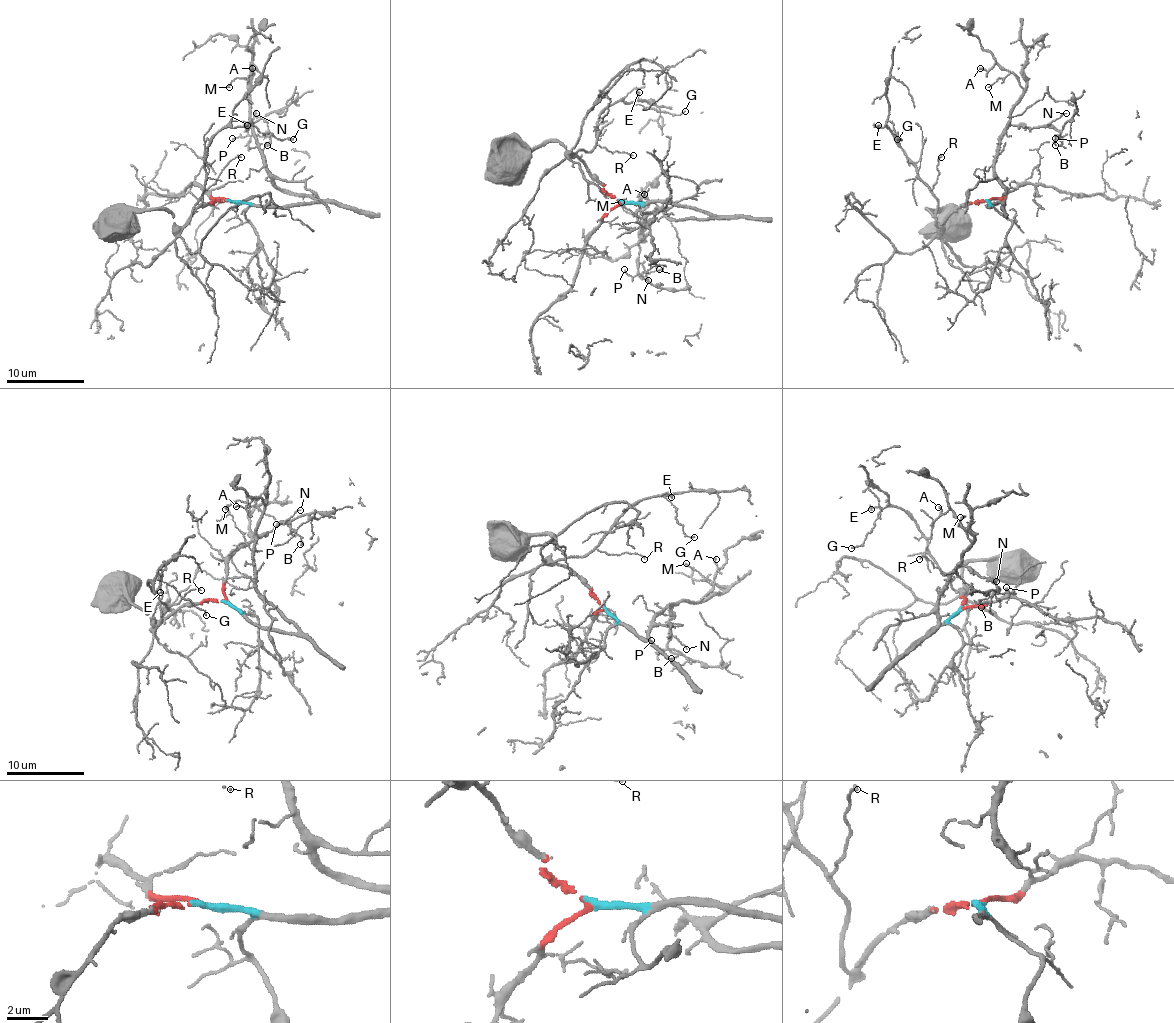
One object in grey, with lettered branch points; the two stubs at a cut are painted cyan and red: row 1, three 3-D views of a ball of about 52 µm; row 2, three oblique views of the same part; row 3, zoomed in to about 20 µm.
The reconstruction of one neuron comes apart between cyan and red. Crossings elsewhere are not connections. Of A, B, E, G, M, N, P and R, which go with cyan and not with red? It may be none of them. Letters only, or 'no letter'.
A, B, M, N, P

